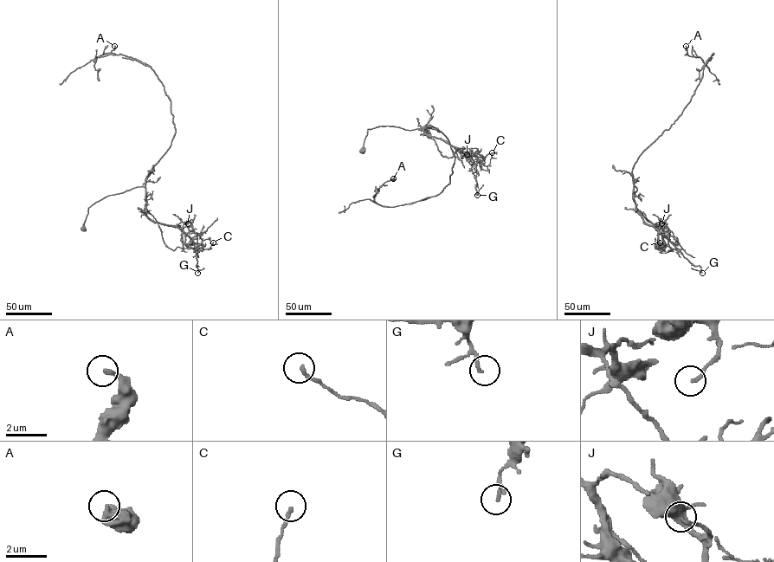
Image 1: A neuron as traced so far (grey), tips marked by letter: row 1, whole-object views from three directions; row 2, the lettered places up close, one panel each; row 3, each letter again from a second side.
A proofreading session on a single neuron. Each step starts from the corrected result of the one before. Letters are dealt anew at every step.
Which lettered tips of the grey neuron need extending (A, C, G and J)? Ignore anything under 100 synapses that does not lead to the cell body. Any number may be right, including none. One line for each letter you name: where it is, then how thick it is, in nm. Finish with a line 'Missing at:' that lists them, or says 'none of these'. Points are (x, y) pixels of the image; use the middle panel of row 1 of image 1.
Missing at: none of these

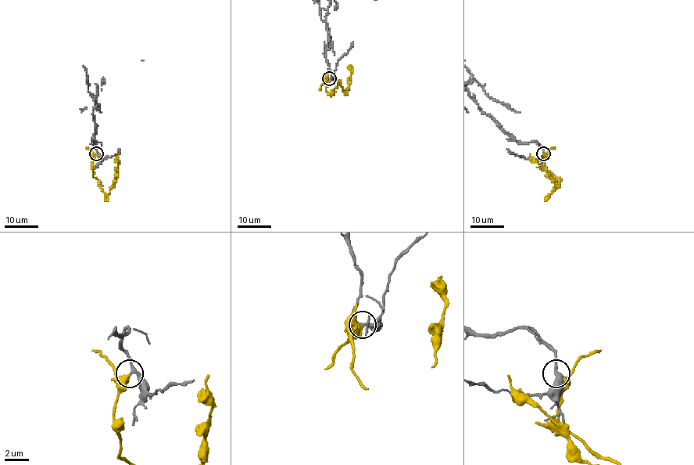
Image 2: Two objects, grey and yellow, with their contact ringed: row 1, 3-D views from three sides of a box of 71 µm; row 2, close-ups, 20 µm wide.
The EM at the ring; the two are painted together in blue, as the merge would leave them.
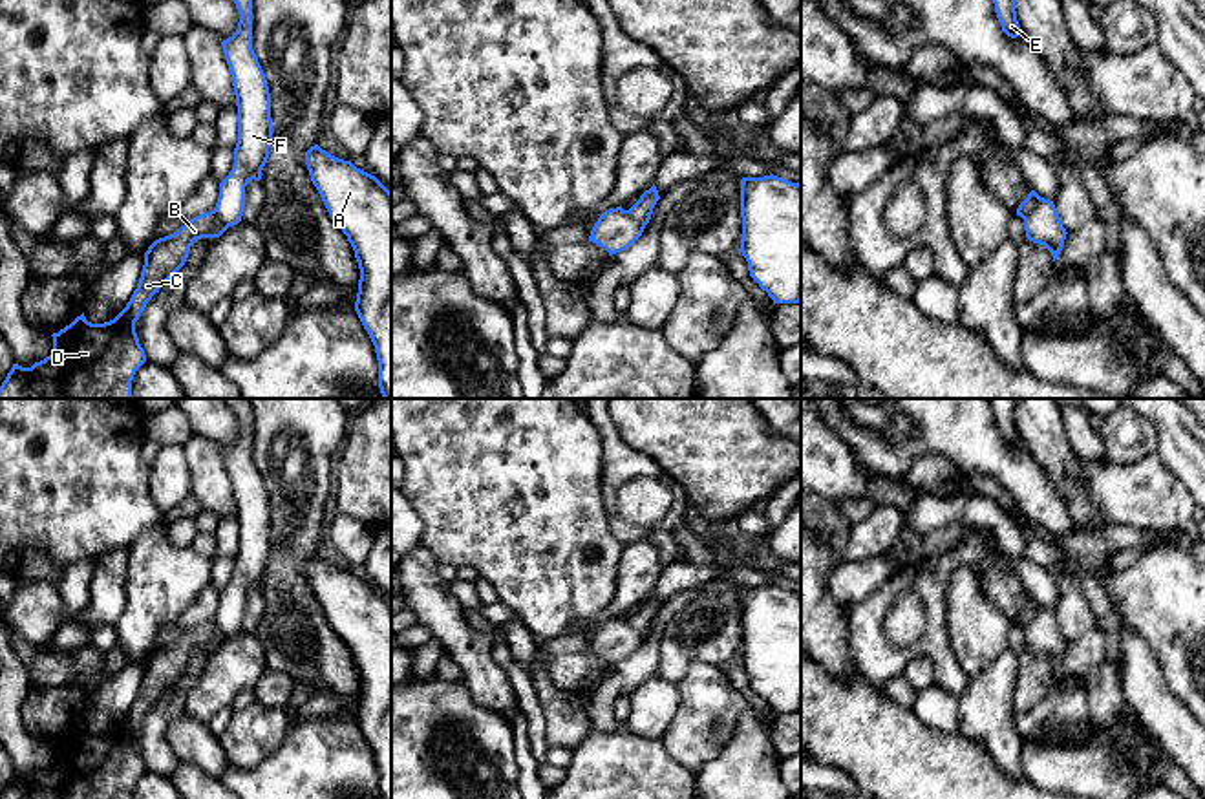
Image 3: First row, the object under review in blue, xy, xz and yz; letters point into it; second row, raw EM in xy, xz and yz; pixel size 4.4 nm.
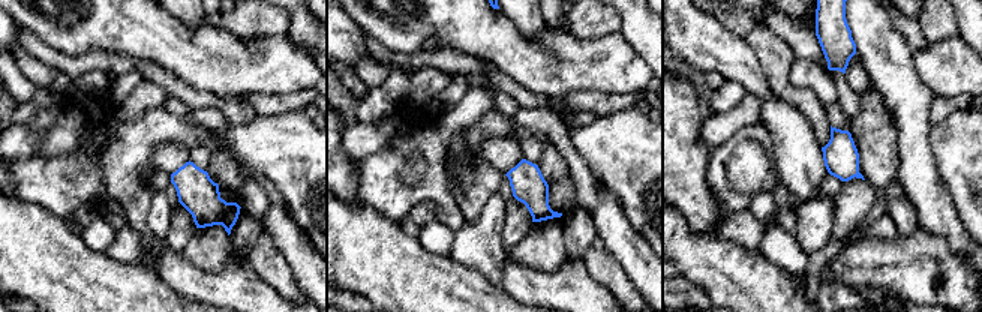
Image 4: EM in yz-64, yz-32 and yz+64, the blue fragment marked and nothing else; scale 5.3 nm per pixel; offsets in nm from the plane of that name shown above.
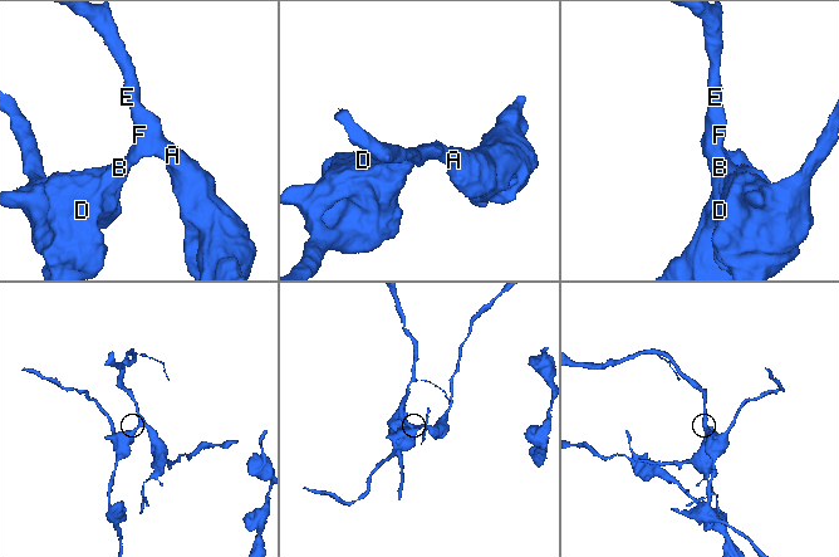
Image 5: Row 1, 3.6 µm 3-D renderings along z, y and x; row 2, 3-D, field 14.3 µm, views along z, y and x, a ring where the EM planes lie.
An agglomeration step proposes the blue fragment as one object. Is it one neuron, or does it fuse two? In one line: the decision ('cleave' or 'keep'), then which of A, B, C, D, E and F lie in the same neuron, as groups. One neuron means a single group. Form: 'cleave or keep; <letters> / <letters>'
cleave; A E F / B C D

